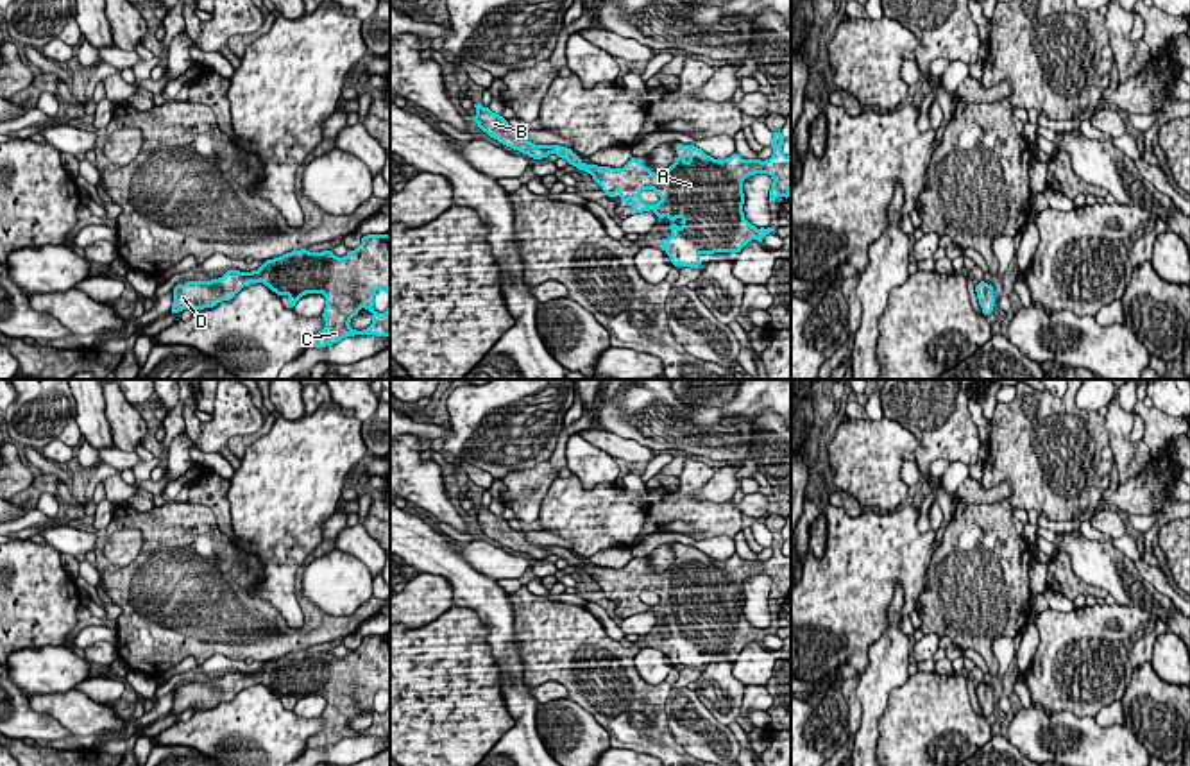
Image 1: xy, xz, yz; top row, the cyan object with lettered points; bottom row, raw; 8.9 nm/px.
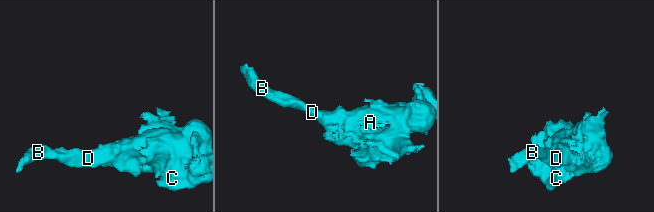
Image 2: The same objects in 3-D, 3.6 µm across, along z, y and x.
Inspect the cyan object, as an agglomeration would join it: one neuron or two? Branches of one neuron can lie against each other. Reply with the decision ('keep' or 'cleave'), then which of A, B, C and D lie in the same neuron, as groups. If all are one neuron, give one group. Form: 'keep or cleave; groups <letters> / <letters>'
keep; groups A B C D

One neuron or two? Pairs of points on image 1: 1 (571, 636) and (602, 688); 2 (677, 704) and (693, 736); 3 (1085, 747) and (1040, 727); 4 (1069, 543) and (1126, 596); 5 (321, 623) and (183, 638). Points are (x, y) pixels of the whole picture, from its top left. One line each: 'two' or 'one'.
1: one
2: one
3: one
4: one
5: one

